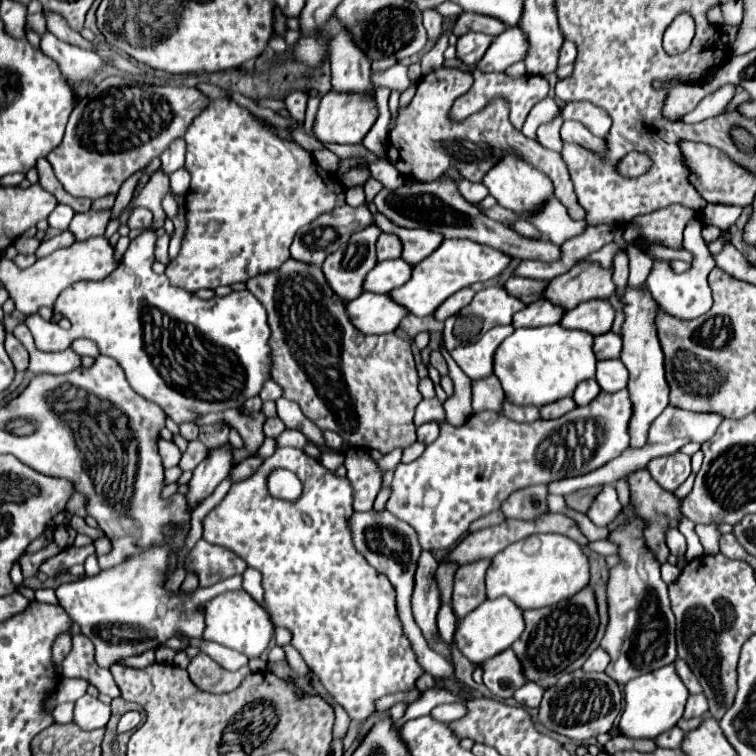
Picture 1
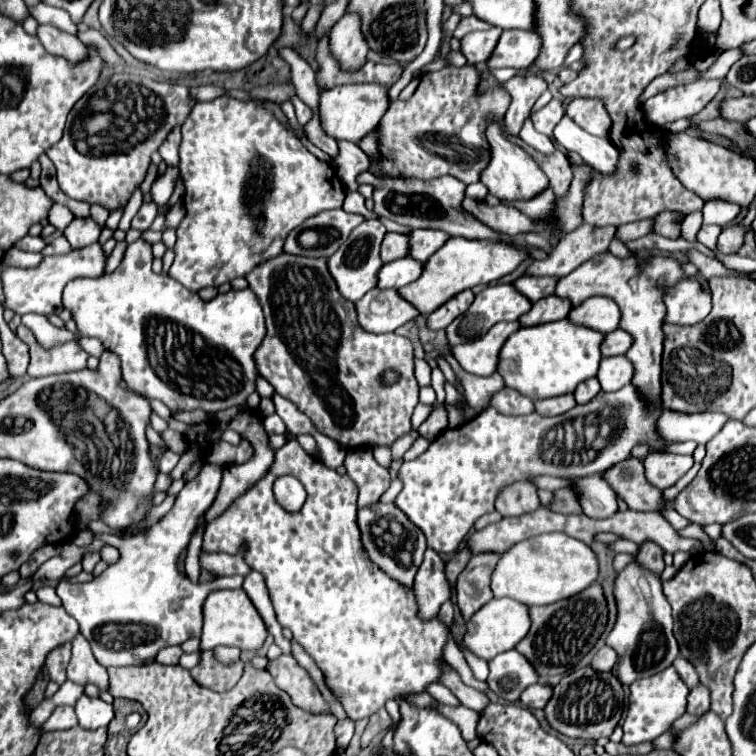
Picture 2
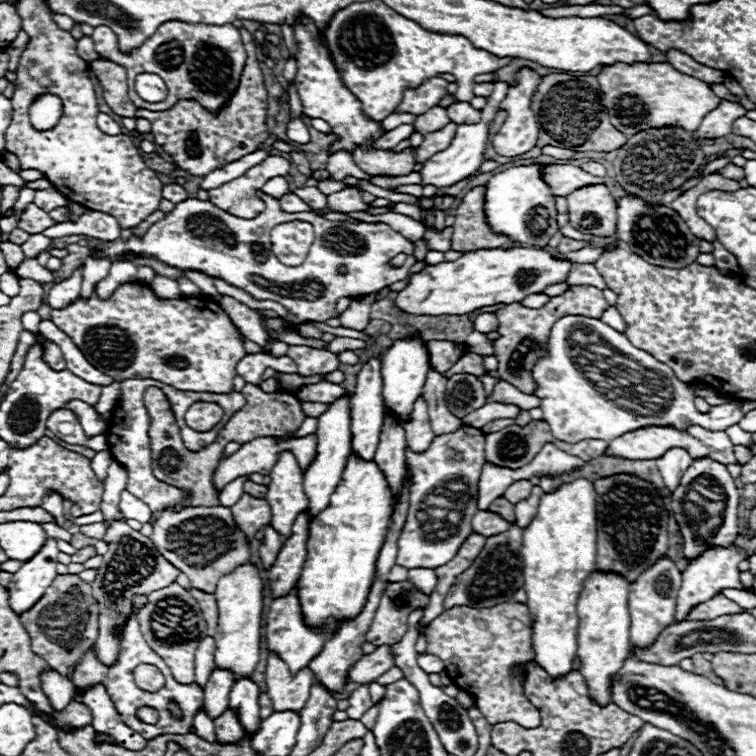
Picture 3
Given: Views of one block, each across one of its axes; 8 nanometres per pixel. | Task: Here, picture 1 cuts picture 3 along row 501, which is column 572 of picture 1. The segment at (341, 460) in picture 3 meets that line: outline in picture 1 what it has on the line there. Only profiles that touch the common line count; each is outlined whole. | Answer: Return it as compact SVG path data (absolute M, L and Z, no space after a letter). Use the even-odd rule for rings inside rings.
M588 300L578 304L572 310L566 310L560 324L562 328L574 328L574 330L584 330L590 332L592 336L604 334L612 328L614 320L614 310L608 300Z

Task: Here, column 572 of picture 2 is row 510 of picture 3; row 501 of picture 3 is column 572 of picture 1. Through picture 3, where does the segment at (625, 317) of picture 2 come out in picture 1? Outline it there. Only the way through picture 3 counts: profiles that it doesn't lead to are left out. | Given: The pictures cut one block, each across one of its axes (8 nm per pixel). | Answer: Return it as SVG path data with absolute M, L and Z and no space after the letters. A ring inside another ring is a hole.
M580 262L566 274L556 276L544 288L542 298L558 304L564 310L576 308L576 304L592 298L610 298L616 286L612 282L612 270L604 270L592 262Z

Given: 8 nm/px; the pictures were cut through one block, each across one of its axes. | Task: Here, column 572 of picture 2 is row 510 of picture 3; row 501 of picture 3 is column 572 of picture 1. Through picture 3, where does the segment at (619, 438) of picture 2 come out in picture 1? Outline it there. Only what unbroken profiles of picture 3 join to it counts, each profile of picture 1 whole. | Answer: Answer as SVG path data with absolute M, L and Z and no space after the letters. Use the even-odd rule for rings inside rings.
M620 390L614 394L600 392L588 406L576 406L574 410L556 420L536 420L532 424L518 424L502 416L500 412L478 412L472 414L462 426L452 426L446 420L444 406L438 398L422 400L416 408L414 424L420 426L434 420L440 426L440 436L430 446L426 446L424 454L418 460L396 466L386 510L416 530L418 542L424 550L450 550L468 532L468 526L474 520L498 510L502 506L502 500L506 500L510 492L534 484L550 484L562 478L580 476L610 462L624 448L628 448L630 416L632 404L628 398L628 390Z

